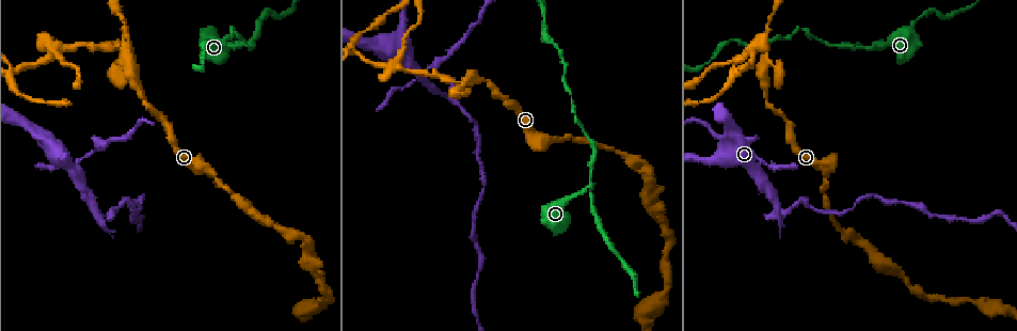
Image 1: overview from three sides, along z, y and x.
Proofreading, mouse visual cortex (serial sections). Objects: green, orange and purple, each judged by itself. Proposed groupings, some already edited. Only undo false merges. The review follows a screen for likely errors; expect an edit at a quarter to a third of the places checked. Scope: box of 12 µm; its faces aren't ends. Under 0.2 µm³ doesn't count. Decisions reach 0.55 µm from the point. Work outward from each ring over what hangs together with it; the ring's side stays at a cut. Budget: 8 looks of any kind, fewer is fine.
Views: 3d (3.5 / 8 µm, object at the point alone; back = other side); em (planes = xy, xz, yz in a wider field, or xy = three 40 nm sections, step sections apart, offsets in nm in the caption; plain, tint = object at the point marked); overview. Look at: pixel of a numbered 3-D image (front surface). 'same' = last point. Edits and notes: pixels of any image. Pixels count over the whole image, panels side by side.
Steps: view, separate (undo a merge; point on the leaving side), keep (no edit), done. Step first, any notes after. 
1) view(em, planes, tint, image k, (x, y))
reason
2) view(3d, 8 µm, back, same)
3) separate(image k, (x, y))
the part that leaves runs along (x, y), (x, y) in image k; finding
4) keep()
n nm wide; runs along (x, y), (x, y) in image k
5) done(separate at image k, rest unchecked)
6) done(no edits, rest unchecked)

view(3d, 8 µm, image 1, (123, 48))
small branch off a trunk

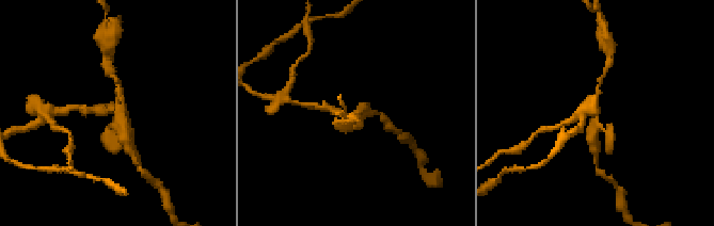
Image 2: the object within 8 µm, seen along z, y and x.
view(3d, 3.5 µm, image 2, (120, 110))

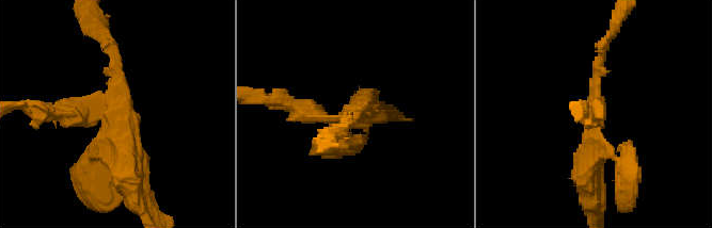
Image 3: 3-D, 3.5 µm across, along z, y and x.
view(em, xy, step 1, tint, image 3, (112, 119))
shape alone is not enough

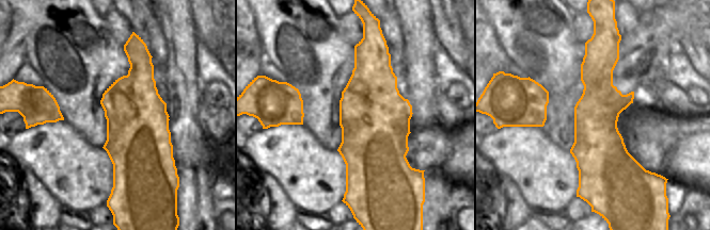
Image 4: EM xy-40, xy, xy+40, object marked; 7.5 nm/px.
separate(image 3, (53, 112))
arms of 150, 250, 400 nm; the part that leaves runs along (84, 111), (32, 111), (26, 104) in image 3; a second cell is stuck on

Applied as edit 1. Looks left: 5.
view(overview)
see it whole again

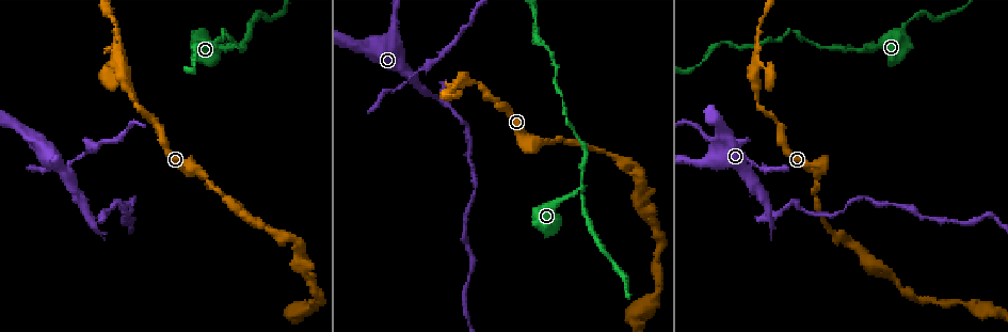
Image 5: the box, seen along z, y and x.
view(3d, 3.5 µm, image 5, (867, 48))
arms part here

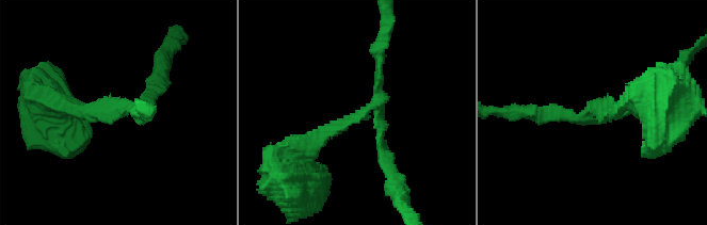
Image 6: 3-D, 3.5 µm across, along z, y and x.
view(em, xy, step 1, tint, image 6, (362, 113))
3 arms; arms of 150, 150, 200 nm; need the tissue

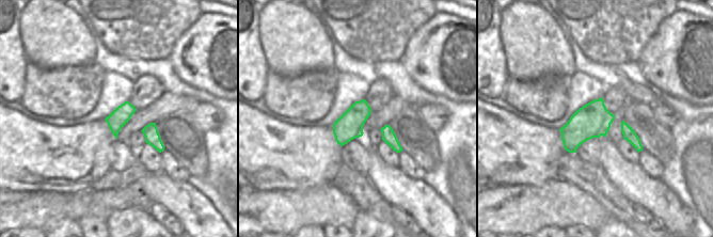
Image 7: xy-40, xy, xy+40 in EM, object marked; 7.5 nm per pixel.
view(em, planes, tint, same)

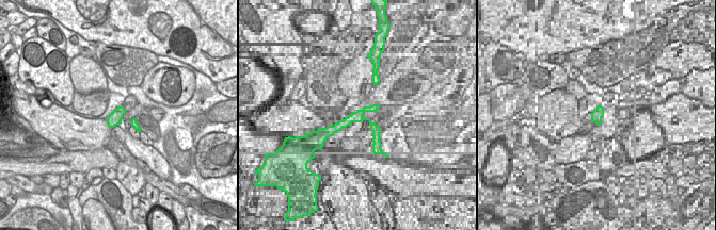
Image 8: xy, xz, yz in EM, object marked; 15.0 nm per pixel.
keep()
runs along (303, 149), (378, 100), (381, 53) in image 6; continuous, no second cell

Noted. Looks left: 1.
done(separate at image 3, rest unchecked)

